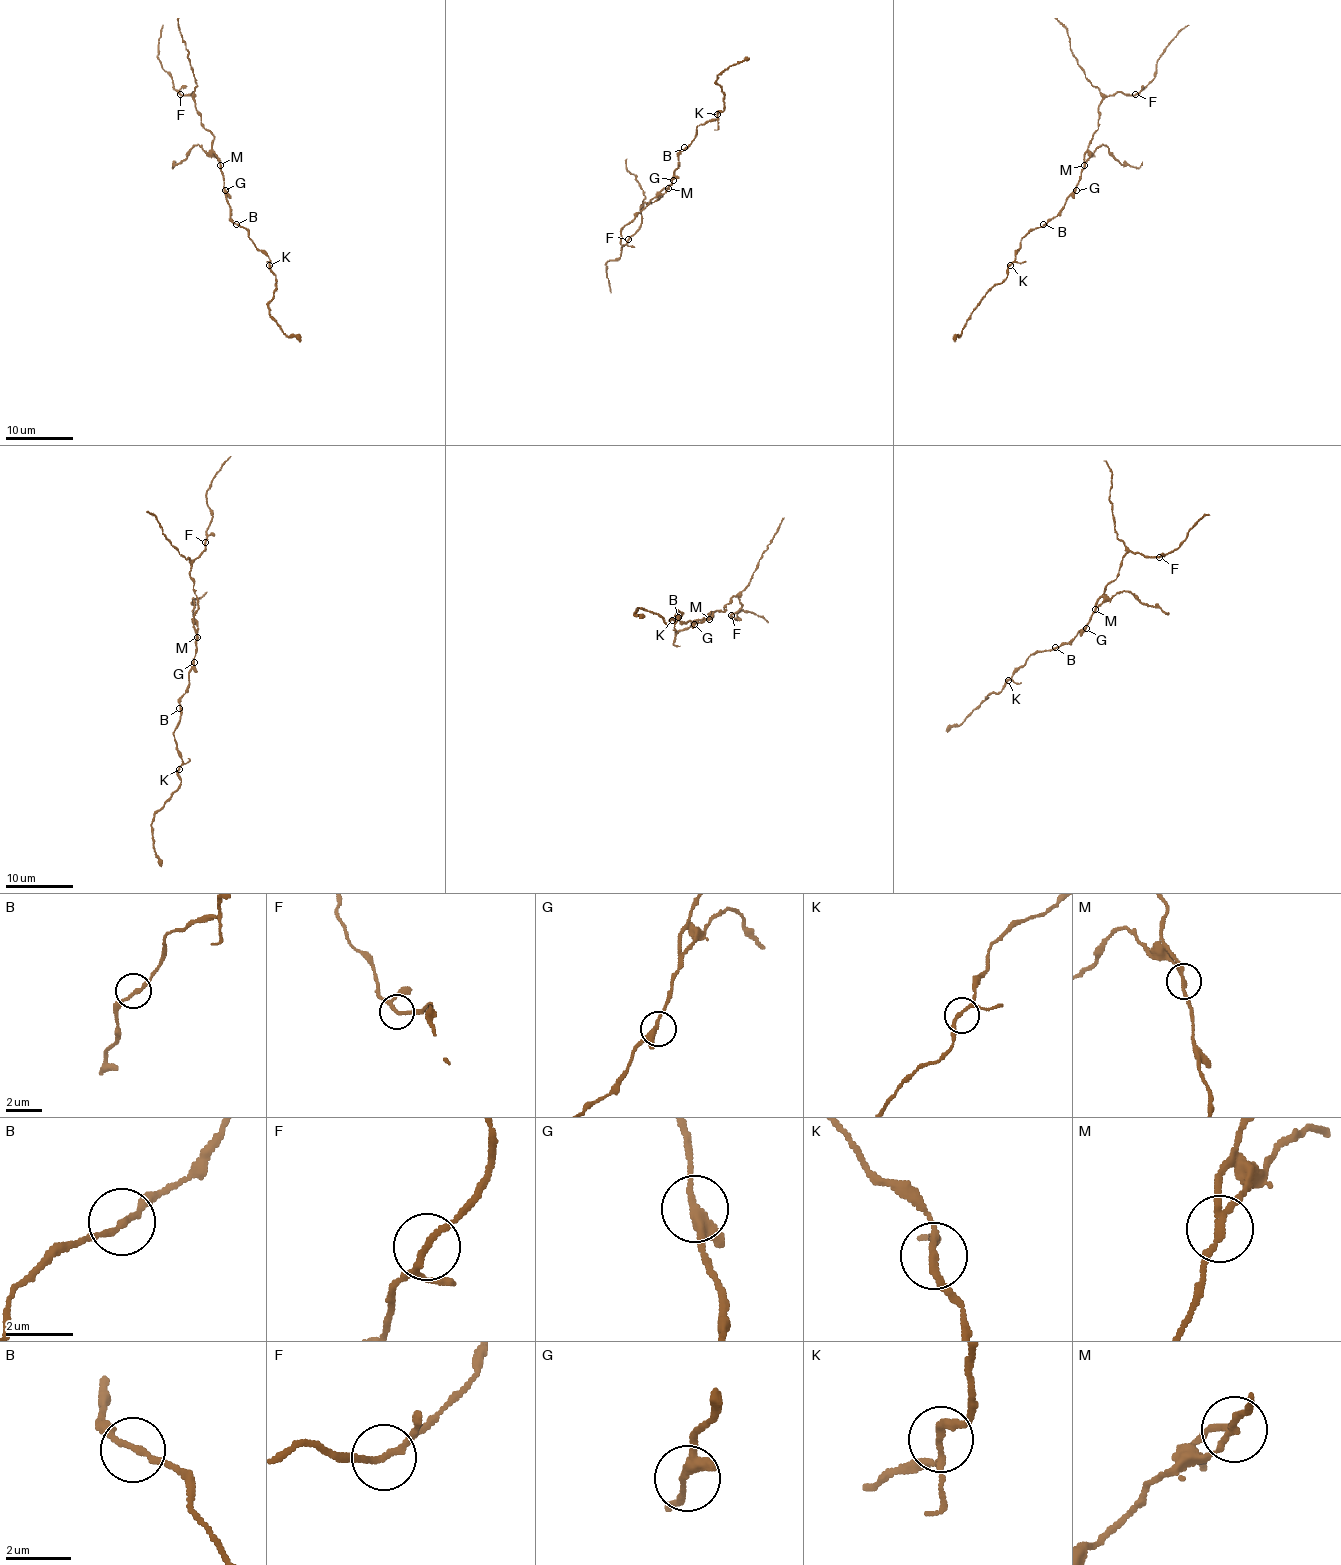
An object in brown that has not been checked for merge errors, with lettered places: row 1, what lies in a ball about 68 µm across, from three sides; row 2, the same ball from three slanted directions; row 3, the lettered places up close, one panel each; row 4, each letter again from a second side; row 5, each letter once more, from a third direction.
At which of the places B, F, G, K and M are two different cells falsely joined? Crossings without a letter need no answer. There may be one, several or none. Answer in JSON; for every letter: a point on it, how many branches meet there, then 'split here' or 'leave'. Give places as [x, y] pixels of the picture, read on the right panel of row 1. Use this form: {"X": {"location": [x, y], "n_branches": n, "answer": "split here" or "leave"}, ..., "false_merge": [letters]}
{"B": {"location": [1043, 224], "n_branches": 2, "answer": "leave"}, "F": {"location": [1135, 94], "n_branches": 3, "answer": "leave"}, "G": {"location": [1076, 190], "n_branches": 3, "answer": "leave"}, "K": {"location": [1010, 265], "n_branches": 3, "answer": "leave"}, "M": {"location": [1084, 165], "n_branches": 3, "answer": "split here"}, "false_merge": ["M"]}

